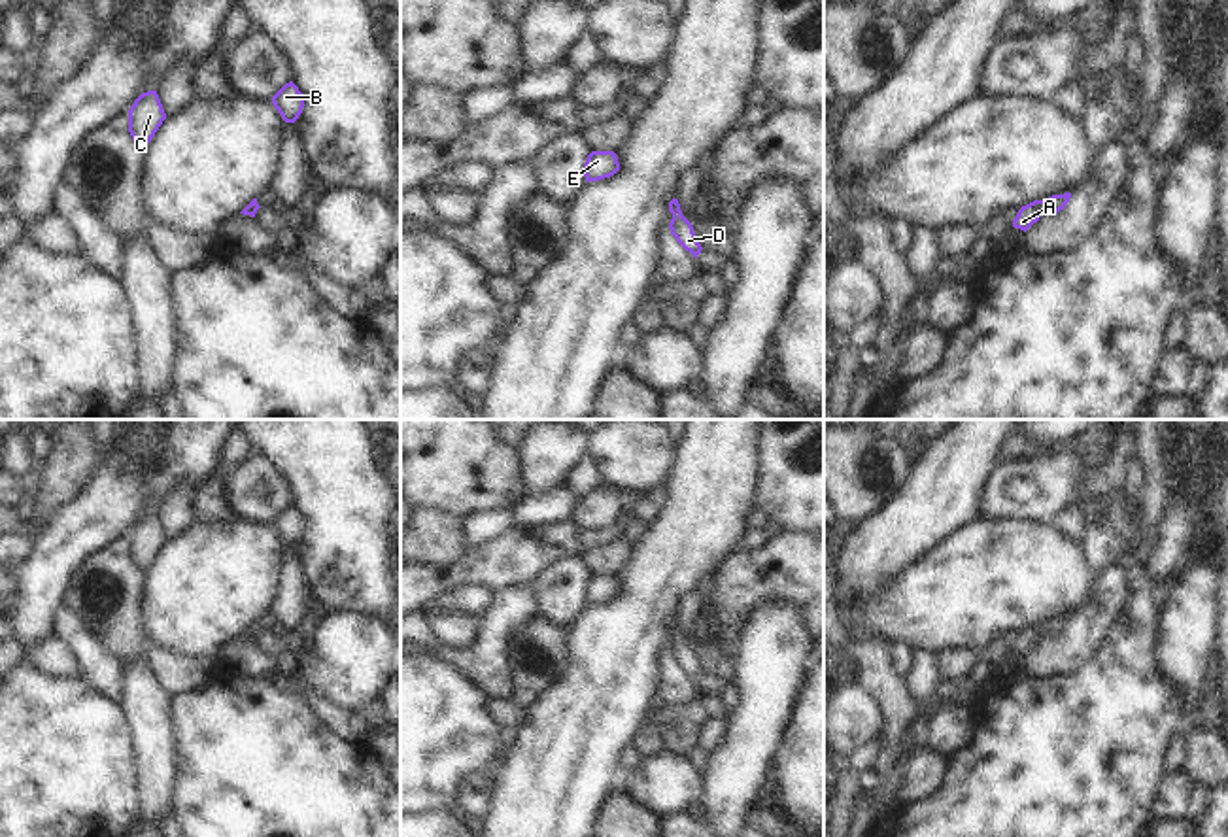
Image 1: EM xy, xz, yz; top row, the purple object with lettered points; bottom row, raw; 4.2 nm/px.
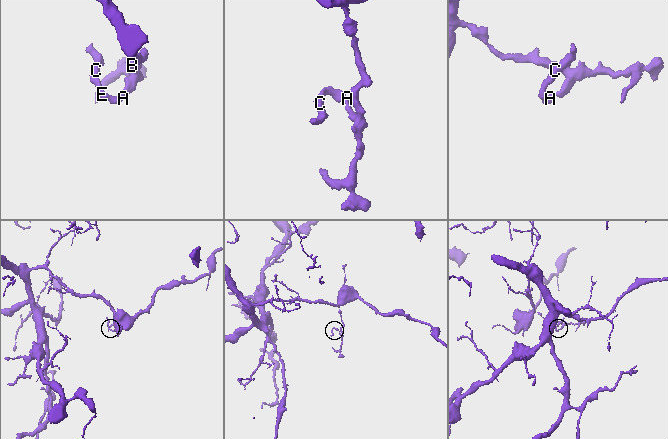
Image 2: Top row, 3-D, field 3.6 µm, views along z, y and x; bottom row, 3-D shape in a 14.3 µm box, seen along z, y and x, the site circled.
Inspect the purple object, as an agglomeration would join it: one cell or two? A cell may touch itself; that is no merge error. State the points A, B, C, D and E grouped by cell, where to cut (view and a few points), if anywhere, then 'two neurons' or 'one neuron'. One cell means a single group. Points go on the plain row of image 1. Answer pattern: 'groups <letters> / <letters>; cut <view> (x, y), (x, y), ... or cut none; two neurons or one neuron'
groups A B C D E; cut none; one neuron

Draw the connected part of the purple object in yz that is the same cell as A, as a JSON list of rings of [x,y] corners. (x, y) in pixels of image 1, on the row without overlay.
[[[1071,616],[1052,618],[1045,623],[1033,623],[1018,633],[1016,641],[1013,642],[1013,650],[1026,656],[1045,635],[1058,637],[1064,633],[1069,622]]]

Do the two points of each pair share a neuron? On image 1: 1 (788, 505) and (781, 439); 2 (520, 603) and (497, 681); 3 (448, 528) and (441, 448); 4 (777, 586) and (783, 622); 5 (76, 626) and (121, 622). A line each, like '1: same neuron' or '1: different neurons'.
1: same neuron
2: same neuron
3: different neurons
4: different neurons
5: different neurons

